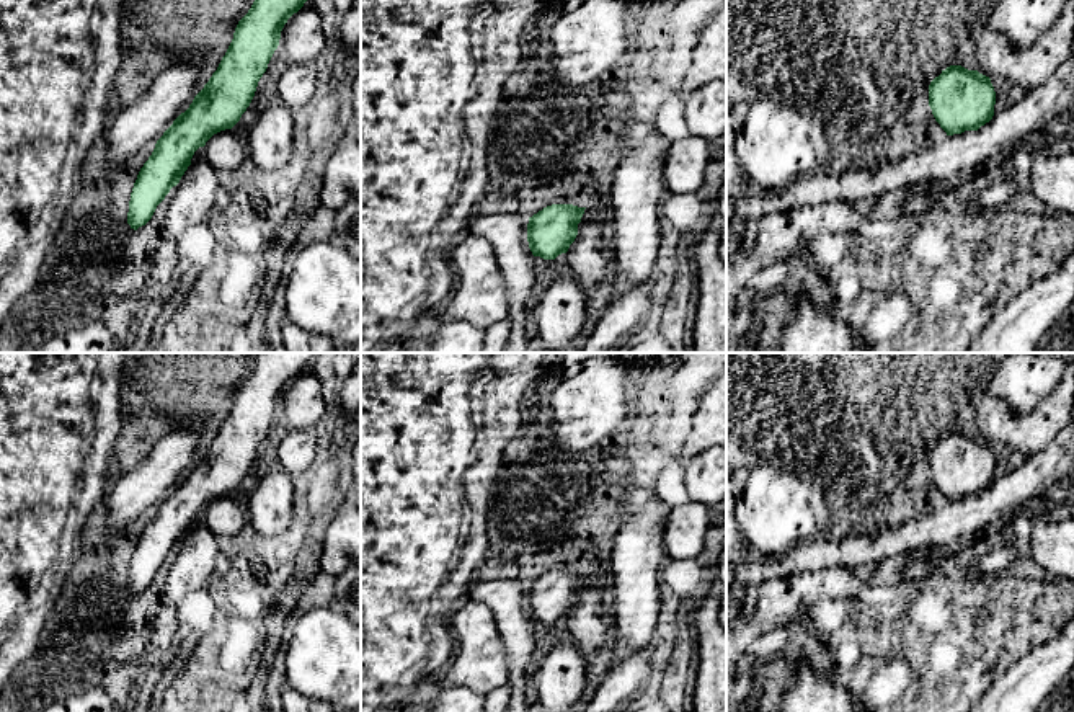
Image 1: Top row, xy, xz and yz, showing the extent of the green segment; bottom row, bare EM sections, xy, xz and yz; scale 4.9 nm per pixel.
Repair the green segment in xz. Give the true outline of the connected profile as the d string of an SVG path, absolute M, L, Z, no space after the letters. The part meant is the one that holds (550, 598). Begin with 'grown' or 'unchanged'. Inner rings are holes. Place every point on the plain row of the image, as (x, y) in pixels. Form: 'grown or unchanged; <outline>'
unchanged; M552 570L529 583L527 607L534 622L555 625L566 619L578 601L586 573Z

